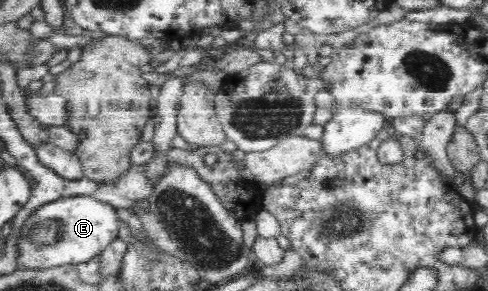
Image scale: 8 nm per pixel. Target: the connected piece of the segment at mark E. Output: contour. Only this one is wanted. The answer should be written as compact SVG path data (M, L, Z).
M73 196L65 199L58 200L30 216L26 234L20 236L18 244L18 266L52 268L77 265L88 262L94 256L101 256L118 240L120 221L114 206L98 202L92 197Z

